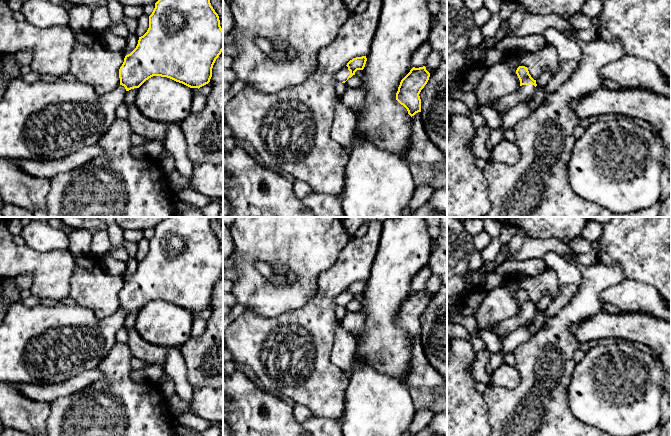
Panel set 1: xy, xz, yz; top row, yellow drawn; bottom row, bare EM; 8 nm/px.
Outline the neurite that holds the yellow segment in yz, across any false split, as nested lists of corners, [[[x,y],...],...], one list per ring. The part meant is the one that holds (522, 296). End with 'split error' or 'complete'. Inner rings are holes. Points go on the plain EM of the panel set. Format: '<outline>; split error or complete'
[[[519,290],[516,298],[520,304],[520,311],[512,318],[500,322],[492,330],[501,341],[505,340],[516,329],[528,329],[535,321],[537,308],[536,304],[529,298],[528,292]]]; split error

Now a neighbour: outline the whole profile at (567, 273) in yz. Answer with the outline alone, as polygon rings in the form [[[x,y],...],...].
[[[548,252],[542,257],[549,269],[557,274],[560,285],[579,285],[582,281],[580,270],[573,264],[568,263],[562,256],[555,252]]]

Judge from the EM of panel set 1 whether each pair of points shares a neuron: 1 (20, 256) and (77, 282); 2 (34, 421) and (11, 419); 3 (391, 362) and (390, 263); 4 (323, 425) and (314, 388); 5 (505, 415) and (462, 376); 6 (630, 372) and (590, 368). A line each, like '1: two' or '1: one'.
1: two
2: one
3: one
4: two
5: two
6: one

